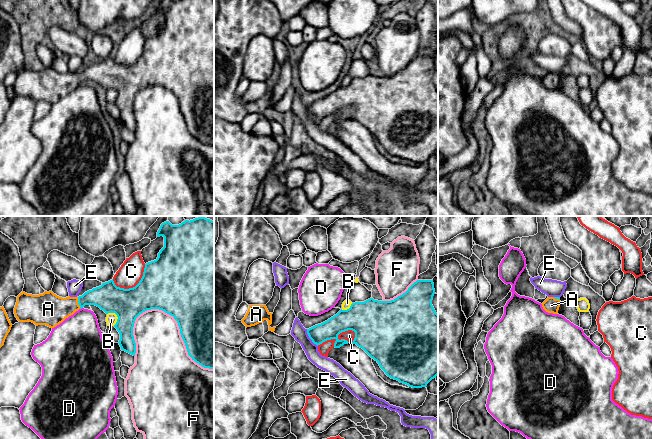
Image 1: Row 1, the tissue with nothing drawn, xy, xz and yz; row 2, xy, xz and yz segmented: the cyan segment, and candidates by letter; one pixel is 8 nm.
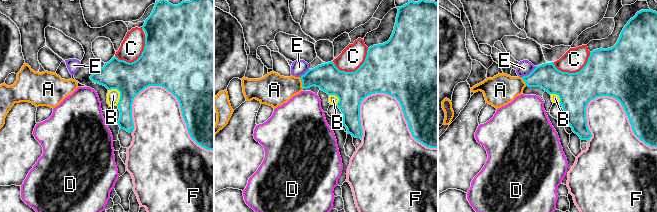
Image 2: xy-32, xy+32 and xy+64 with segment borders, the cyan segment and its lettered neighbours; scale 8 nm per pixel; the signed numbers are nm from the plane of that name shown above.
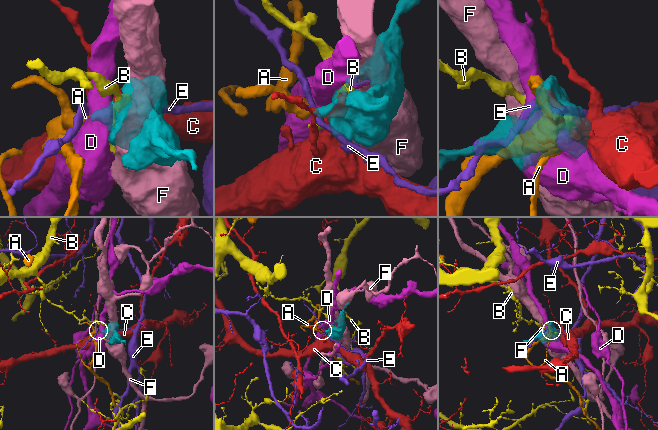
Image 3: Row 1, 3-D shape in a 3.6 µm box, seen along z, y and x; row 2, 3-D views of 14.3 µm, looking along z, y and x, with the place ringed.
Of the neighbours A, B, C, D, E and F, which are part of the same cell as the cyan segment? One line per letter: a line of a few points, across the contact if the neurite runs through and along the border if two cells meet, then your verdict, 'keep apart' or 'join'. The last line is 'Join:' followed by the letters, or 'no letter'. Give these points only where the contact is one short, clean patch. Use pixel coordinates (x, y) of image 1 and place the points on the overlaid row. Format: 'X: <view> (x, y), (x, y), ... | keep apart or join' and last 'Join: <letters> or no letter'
A: xy (108, 297), (90, 297), (78, 303), (58, 309), (48, 309) | join
B: keep apart
C: keep apart
D: xy (82, 307), (80, 309) | keep apart
E: keep apart
F: keep apart
Join: A

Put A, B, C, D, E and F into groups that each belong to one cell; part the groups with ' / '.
A / B / C / D / E / F

